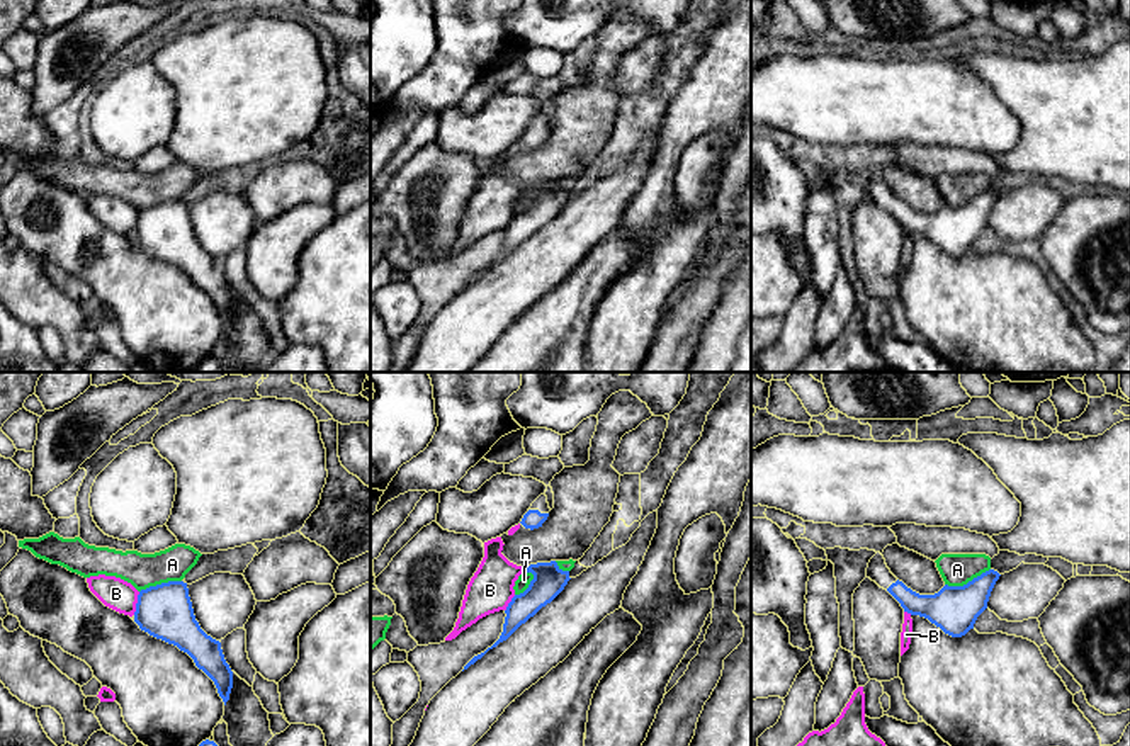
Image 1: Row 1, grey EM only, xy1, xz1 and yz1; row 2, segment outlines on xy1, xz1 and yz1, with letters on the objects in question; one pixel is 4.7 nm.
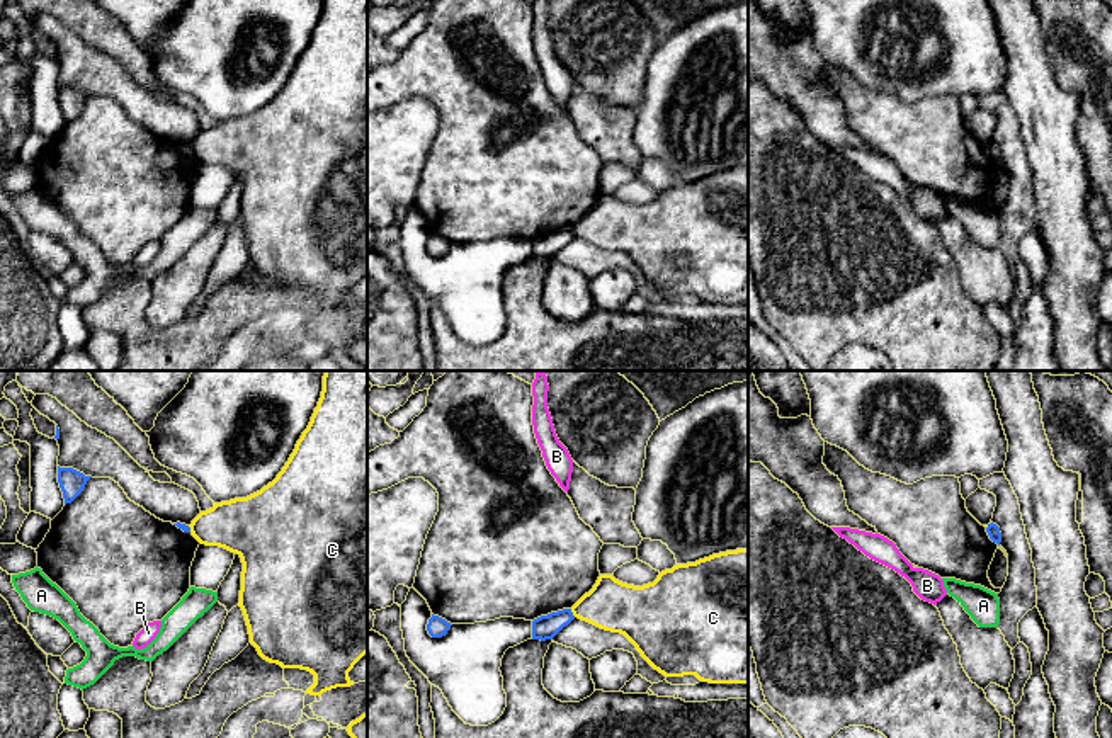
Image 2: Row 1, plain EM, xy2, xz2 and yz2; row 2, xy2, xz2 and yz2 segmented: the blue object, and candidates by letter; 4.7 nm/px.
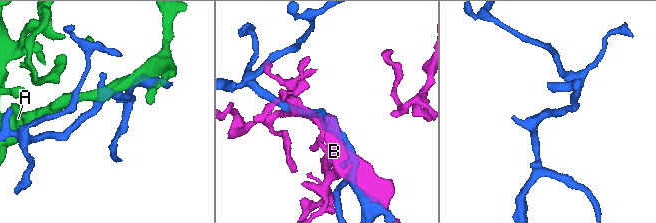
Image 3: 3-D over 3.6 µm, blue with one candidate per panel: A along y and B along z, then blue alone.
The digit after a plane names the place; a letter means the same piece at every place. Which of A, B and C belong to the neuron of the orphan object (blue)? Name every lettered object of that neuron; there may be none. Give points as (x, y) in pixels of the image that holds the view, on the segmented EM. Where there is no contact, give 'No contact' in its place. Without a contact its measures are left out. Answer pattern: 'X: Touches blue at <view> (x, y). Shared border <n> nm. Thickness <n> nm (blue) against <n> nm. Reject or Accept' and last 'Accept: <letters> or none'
A: Touches blue at yz1 (969, 582). Shared border 240 nm. Thickness 220 nm (blue) against 160 nm. Reject
B: Touches blue at xy1 (136, 604). Shared border 120 nm. Thickness 260 nm (blue) against 150 nm. Reject
C: Touches blue at xz2 (572, 613). Shared border 50 nm. Thickness 110 nm (blue) against 240 nm. Reject
Accept: none

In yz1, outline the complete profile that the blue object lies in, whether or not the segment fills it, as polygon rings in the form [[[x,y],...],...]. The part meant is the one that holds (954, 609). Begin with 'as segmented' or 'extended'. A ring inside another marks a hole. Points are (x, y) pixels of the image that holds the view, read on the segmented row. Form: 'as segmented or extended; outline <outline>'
extended; outline [[[880,552],[870,559],[867,568],[867,578],[887,590],[904,612],[928,619],[952,637],[962,637],[974,629],[977,617],[987,608],[999,576],[997,571],[989,569],[963,586],[945,585],[935,595],[919,595],[890,573]]]

